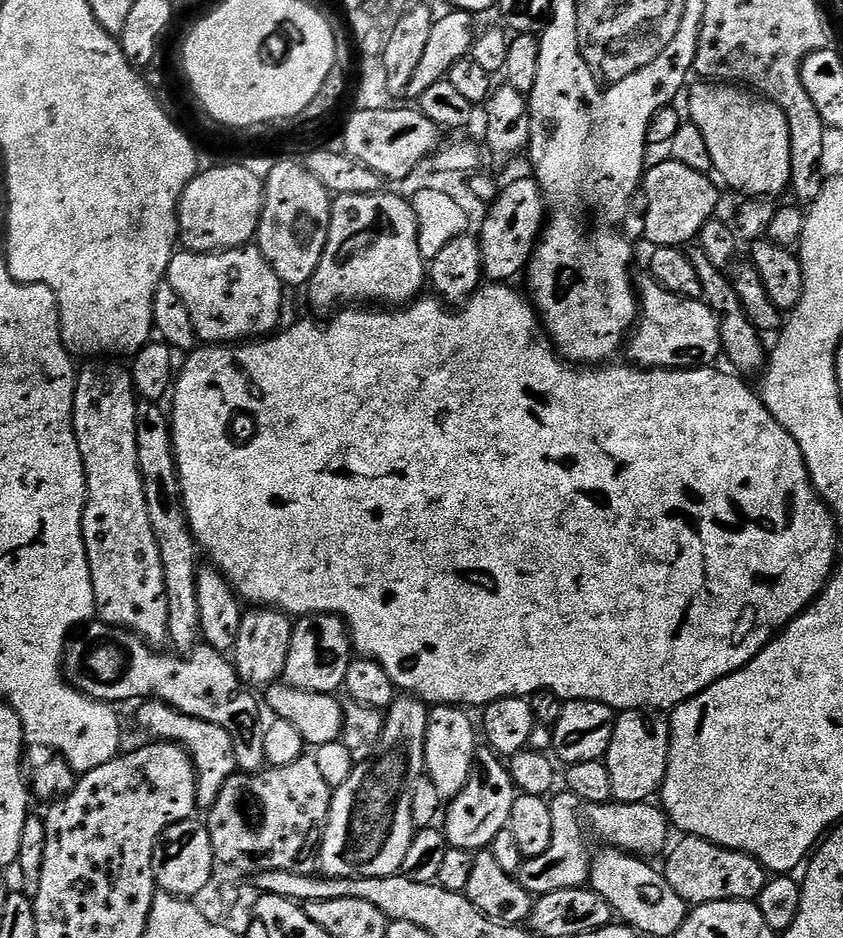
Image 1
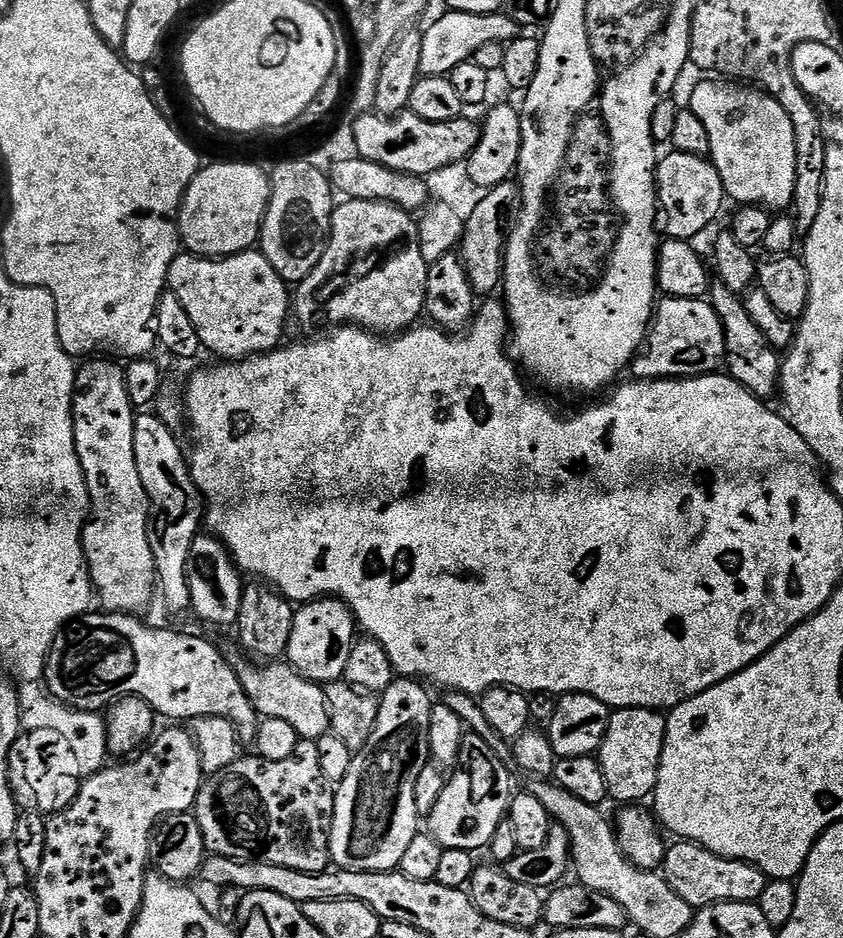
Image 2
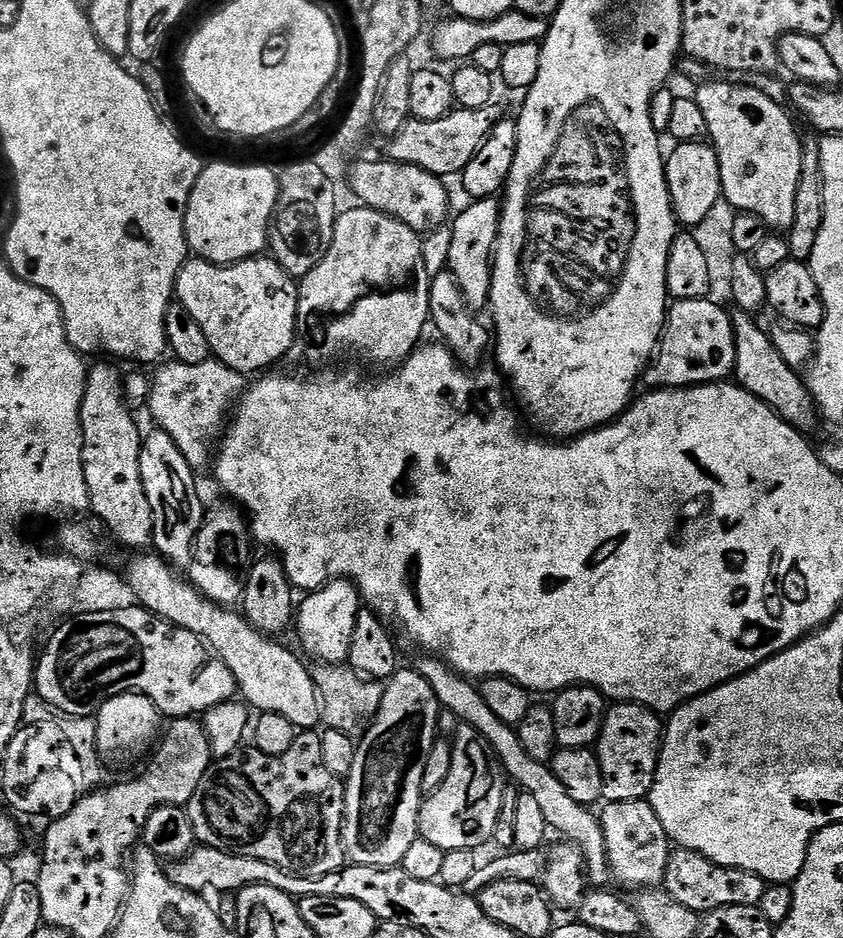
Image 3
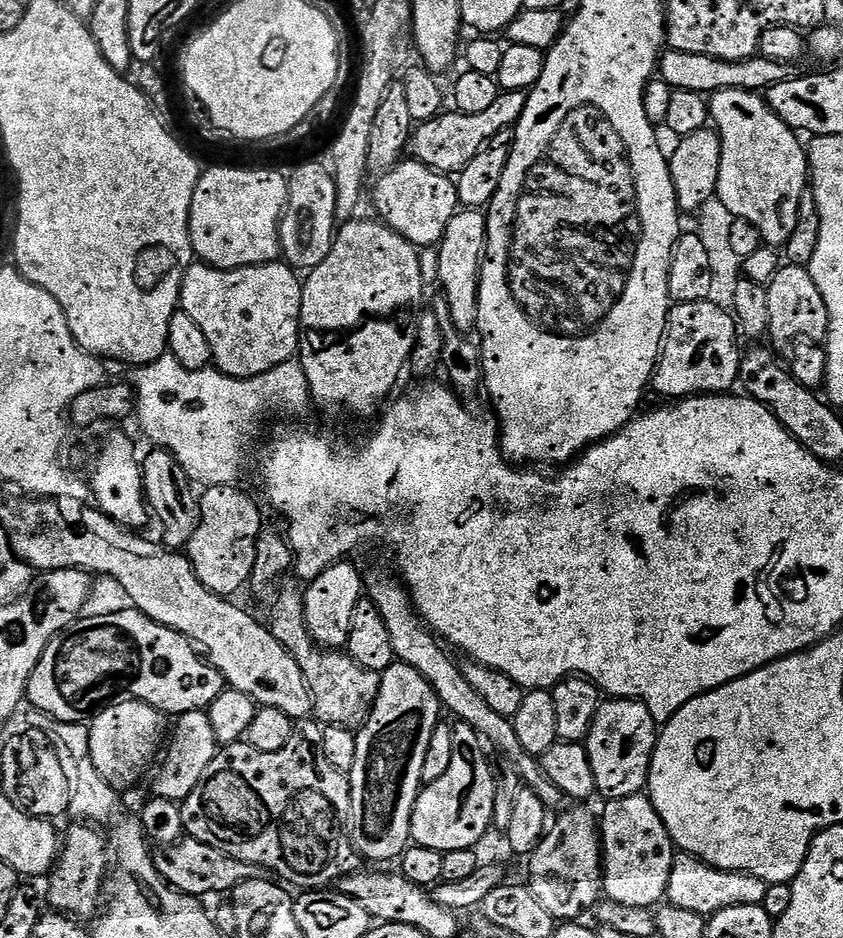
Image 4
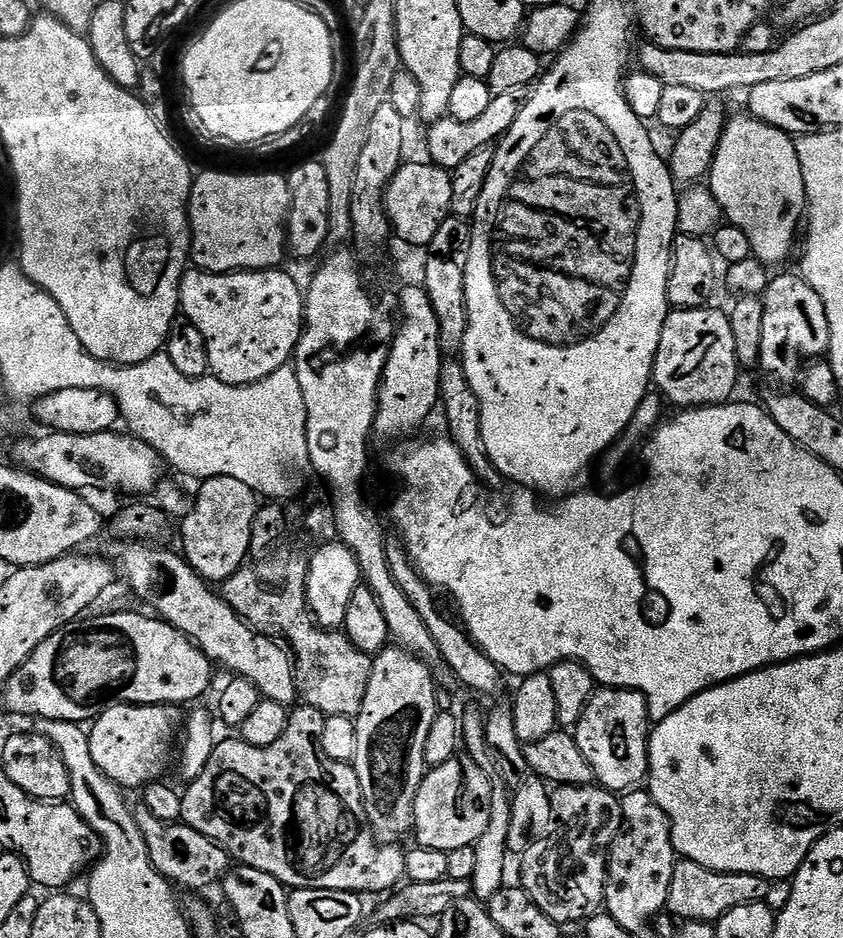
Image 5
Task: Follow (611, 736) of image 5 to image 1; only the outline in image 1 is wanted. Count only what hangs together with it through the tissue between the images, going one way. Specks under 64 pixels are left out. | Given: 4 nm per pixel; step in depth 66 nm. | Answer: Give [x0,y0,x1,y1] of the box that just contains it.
[606,710,672,804]

